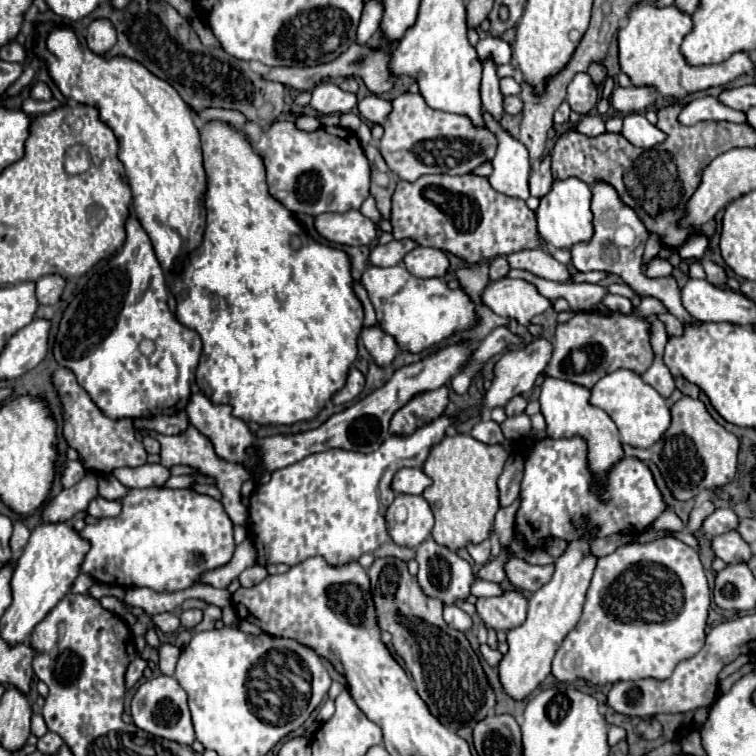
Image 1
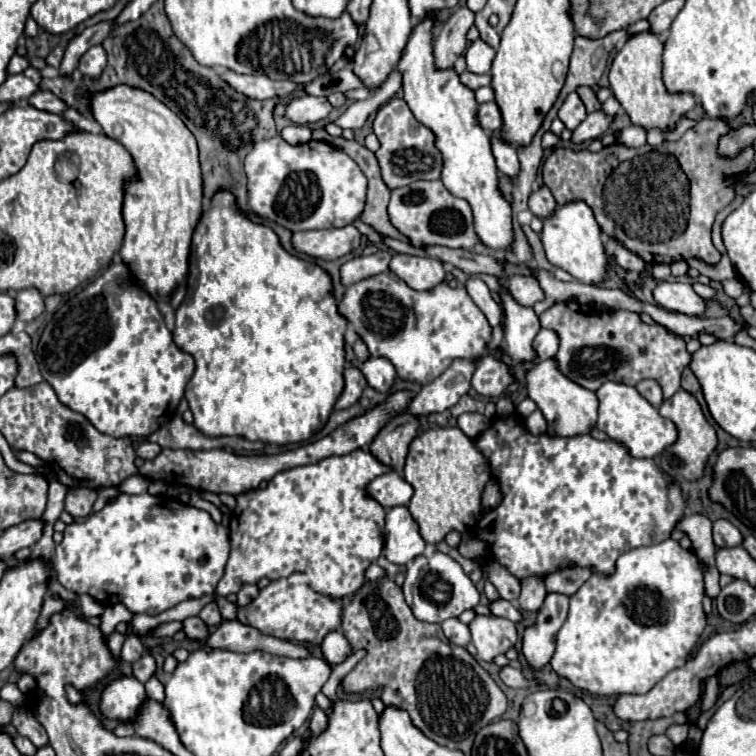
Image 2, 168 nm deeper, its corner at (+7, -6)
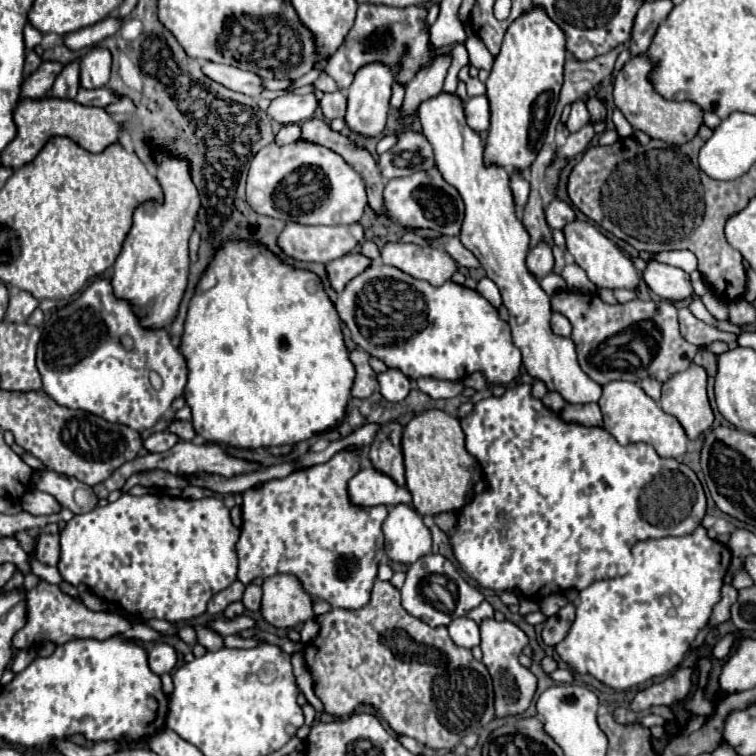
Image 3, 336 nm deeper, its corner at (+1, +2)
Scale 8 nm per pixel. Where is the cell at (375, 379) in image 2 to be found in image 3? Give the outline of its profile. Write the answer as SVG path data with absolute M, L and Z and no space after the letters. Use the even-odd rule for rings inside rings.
M387 369L387 373L381 373L377 377L377 381L381 387L381 395L393 403L403 401L411 391L411 381L399 369Z

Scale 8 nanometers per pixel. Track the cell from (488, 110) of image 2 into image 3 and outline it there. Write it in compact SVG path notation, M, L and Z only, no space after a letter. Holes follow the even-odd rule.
M479 95L479 97L467 99L463 111L465 111L467 125L483 137L489 129L489 101L487 101L487 97Z

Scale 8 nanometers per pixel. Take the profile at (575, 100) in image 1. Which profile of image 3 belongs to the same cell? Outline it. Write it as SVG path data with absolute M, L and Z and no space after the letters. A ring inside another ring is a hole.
M575 101L573 105L571 105L571 113L569 113L569 119L567 119L567 129L571 131L571 133L575 133L575 131L579 131L581 127L585 127L589 123L589 113L587 113L587 107L585 107L585 103L583 101Z

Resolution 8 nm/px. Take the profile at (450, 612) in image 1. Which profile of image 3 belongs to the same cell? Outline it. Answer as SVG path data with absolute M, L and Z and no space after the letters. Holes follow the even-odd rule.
M459 617L449 623L449 635L455 645L473 649L479 645L479 625L469 617Z

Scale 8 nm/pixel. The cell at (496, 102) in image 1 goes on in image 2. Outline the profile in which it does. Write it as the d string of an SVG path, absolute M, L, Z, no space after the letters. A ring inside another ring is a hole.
M491 137L491 147L493 147L493 157L497 161L499 171L509 177L515 177L519 173L519 161L517 161L515 147L499 137Z

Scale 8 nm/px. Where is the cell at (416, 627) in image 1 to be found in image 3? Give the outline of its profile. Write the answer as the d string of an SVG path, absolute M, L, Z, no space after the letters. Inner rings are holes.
M379 579L375 581L369 605L365 605L365 607L361 607L357 611L331 609L329 613L319 615L317 623L319 623L319 635L305 645L305 665L307 665L307 669L311 673L311 679L313 679L313 691L321 699L321 703L325 705L325 711L329 715L333 715L333 717L349 717L349 715L355 713L357 707L371 705L373 709L377 709L381 713L383 721L389 725L391 731L395 731L397 735L413 737L421 745L425 745L425 749L433 749L433 751L449 751L449 749L453 749L461 741L461 737L465 737L469 733L477 733L481 727L485 727L487 723L493 721L493 685L491 685L491 677L489 677L485 665L481 661L473 659L469 649L457 647L451 641L451 637L447 633L447 627L433 629L433 627L425 625L423 621L417 621L415 617L409 617L409 613L405 613L405 609L401 607L401 593L399 593L399 589L395 589L389 581L379 581Z

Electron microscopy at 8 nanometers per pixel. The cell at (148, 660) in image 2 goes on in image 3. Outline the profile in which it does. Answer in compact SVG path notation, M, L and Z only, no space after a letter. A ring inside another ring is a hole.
M157 641L151 651L149 651L149 667L153 669L153 673L163 675L169 673L177 663L177 653L169 643Z

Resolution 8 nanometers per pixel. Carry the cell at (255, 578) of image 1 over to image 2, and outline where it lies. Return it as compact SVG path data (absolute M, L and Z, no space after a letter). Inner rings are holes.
M245 583L245 585L239 589L239 593L237 593L237 605L247 605L247 603L251 603L251 601L257 597L257 593L259 593L259 587L257 587L257 585Z

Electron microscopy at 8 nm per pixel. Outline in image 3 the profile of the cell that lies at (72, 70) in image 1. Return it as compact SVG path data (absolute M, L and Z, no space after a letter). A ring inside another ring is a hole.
M155 153L155 161L157 161L157 179L163 187L165 201L161 205L145 203L143 207L137 207L135 217L133 217L133 227L123 243L121 255L117 257L113 265L111 287L117 299L123 299L133 307L143 327L167 329L175 321L179 303L187 287L187 273L189 273L189 247L187 245L189 245L189 237L195 227L197 209L201 205L201 199L199 199L197 187L193 185L193 181L189 181L189 165L185 165L185 161L177 161L169 157L169 153Z

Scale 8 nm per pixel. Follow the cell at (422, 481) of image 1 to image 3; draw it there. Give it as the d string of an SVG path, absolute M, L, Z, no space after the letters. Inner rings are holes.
M373 467L361 469L347 483L349 501L357 507L395 507L395 505L411 505L411 495L405 487L393 485L389 477L381 477Z

